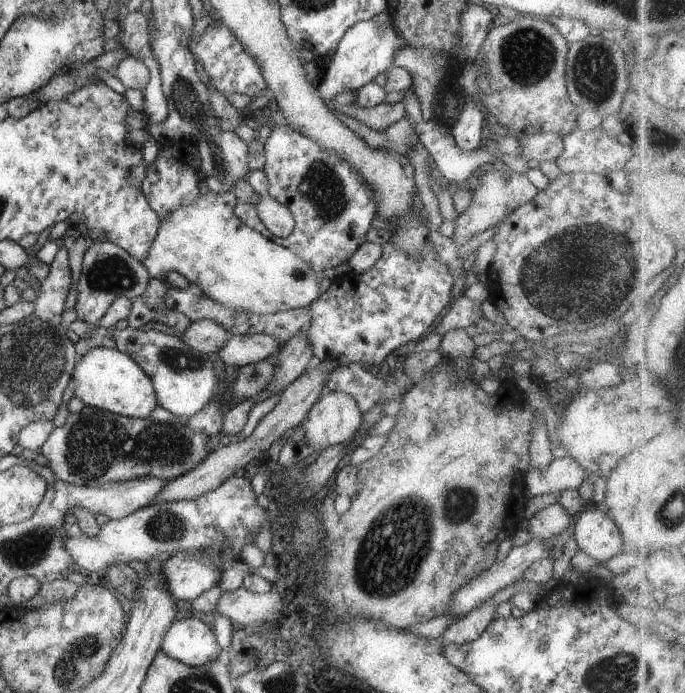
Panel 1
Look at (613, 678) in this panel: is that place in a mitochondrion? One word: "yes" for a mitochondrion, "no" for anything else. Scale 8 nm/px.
yes

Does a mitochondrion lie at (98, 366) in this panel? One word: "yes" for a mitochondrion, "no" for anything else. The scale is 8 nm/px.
no

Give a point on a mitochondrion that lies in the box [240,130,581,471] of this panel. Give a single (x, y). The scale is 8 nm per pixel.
(321, 189)

